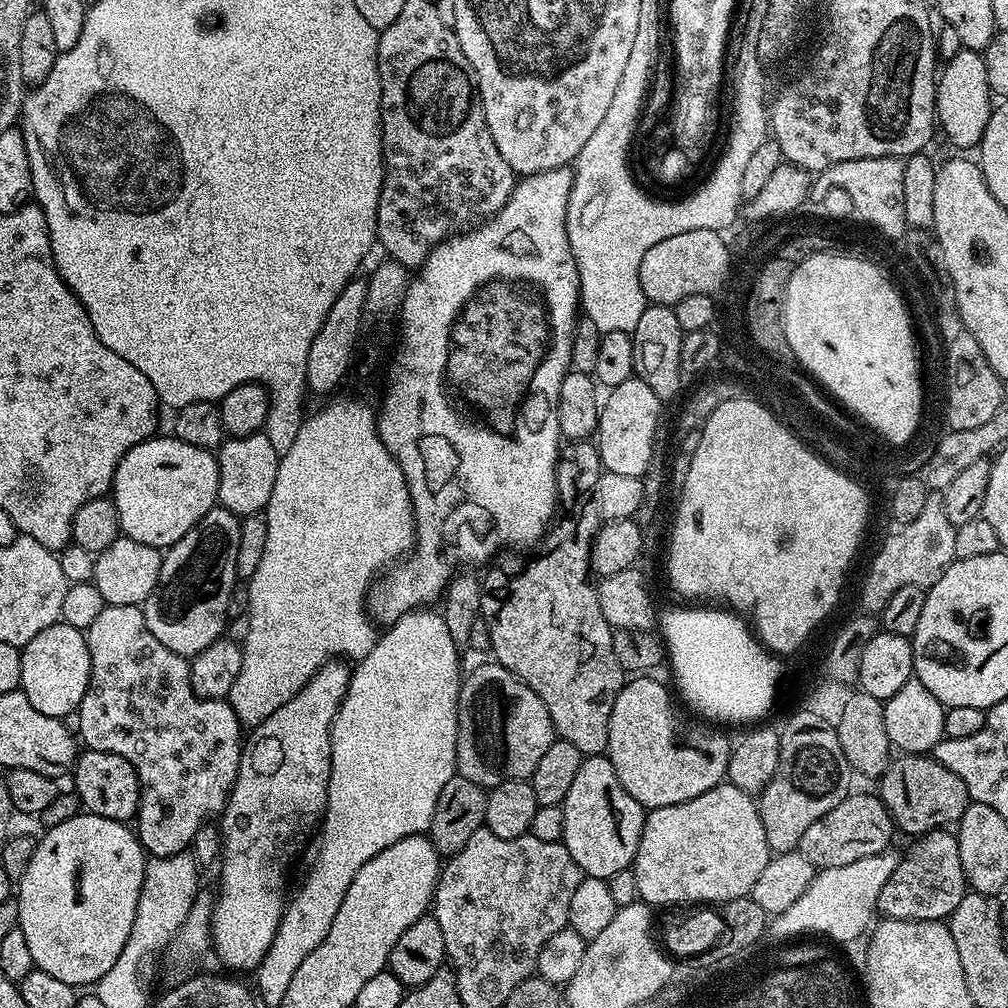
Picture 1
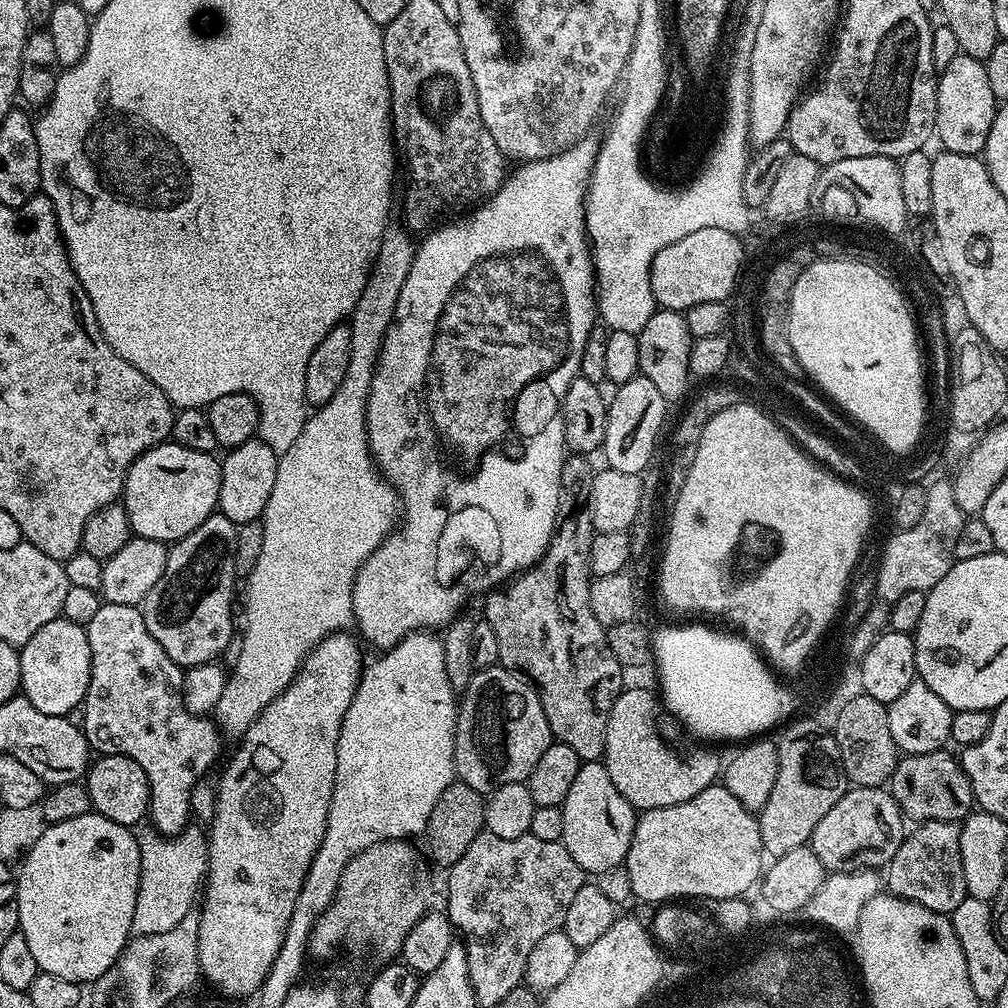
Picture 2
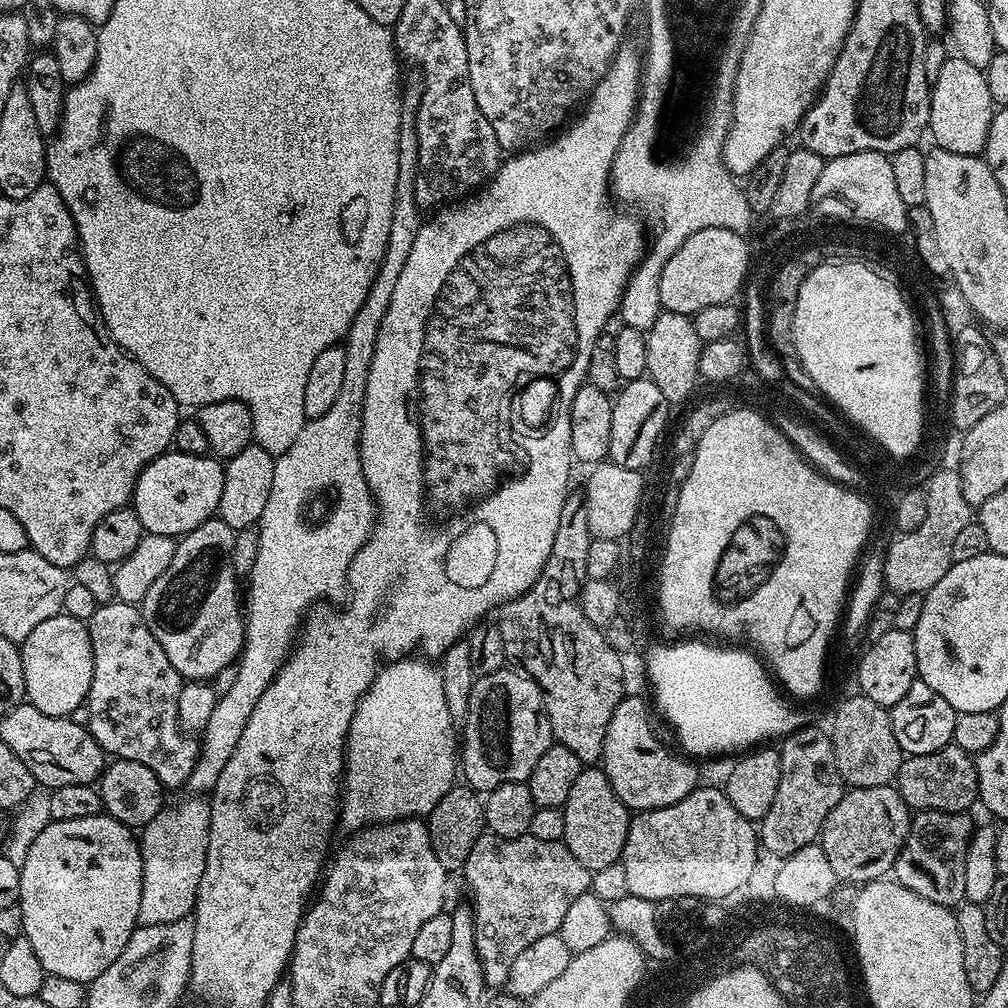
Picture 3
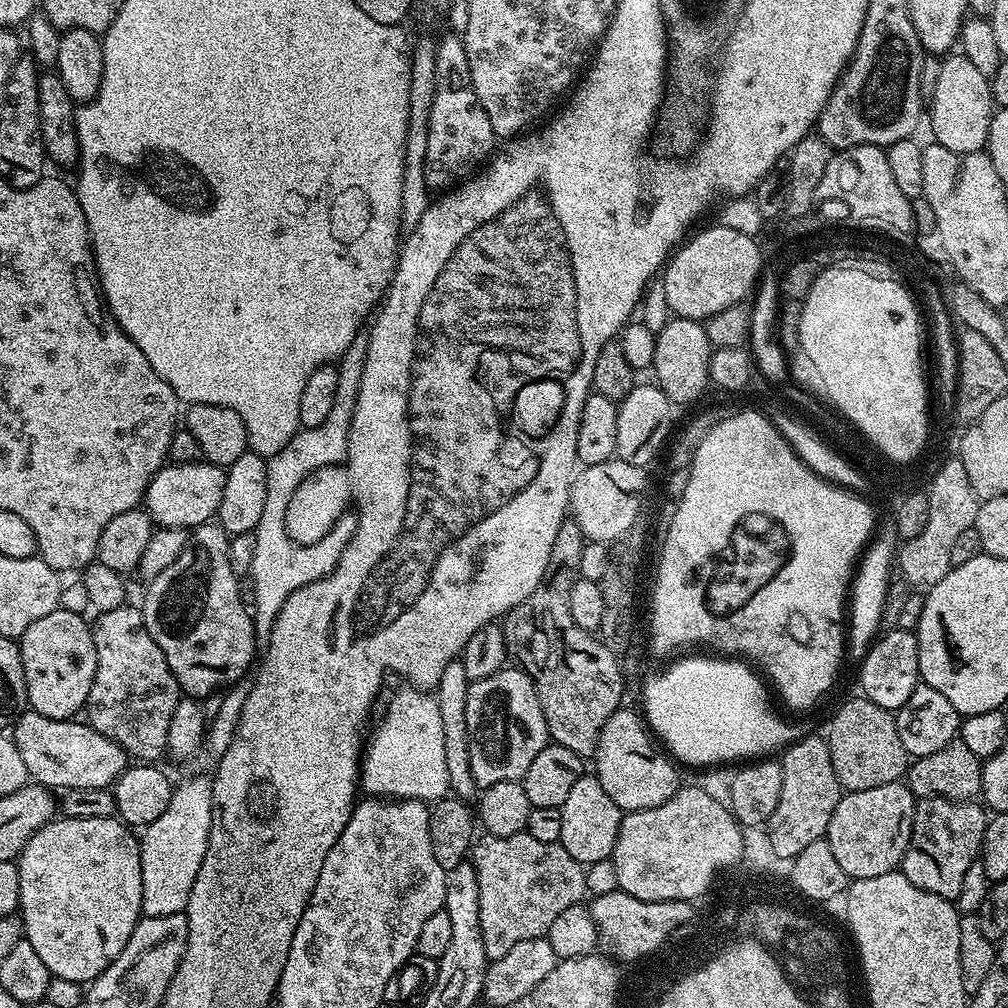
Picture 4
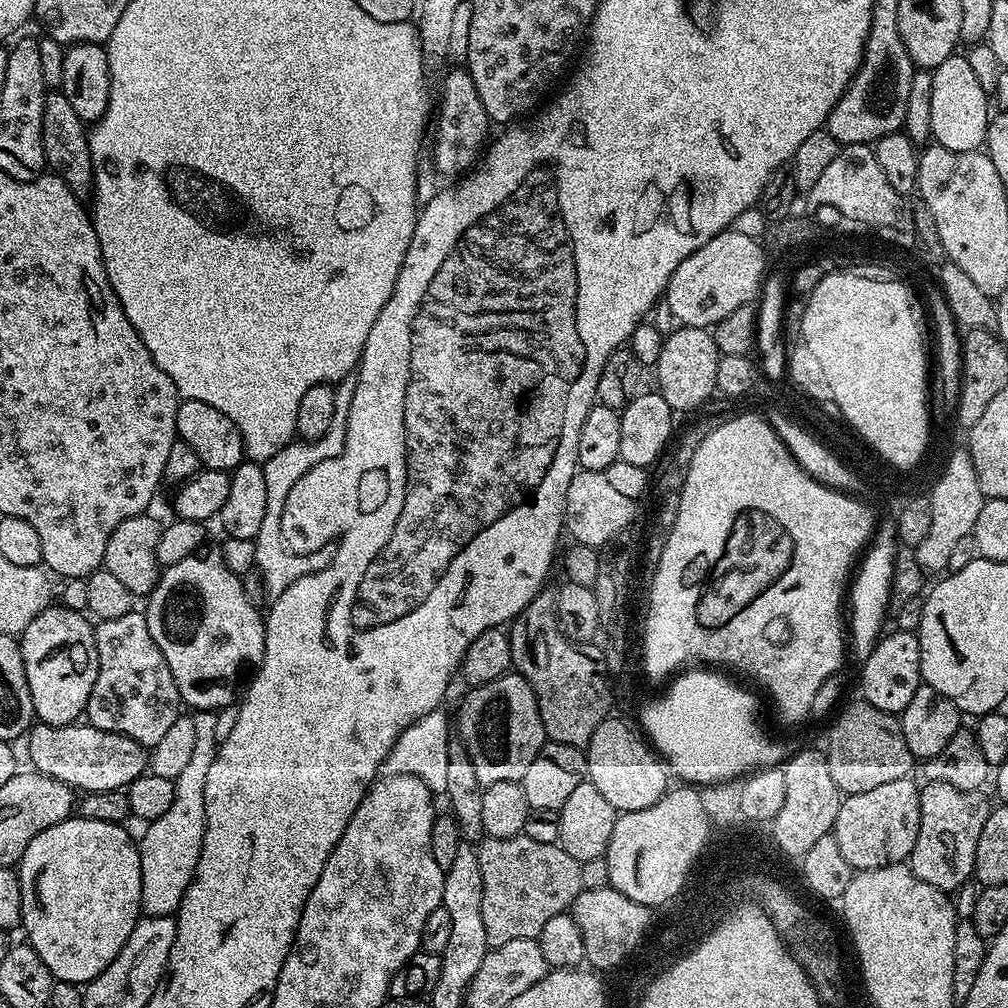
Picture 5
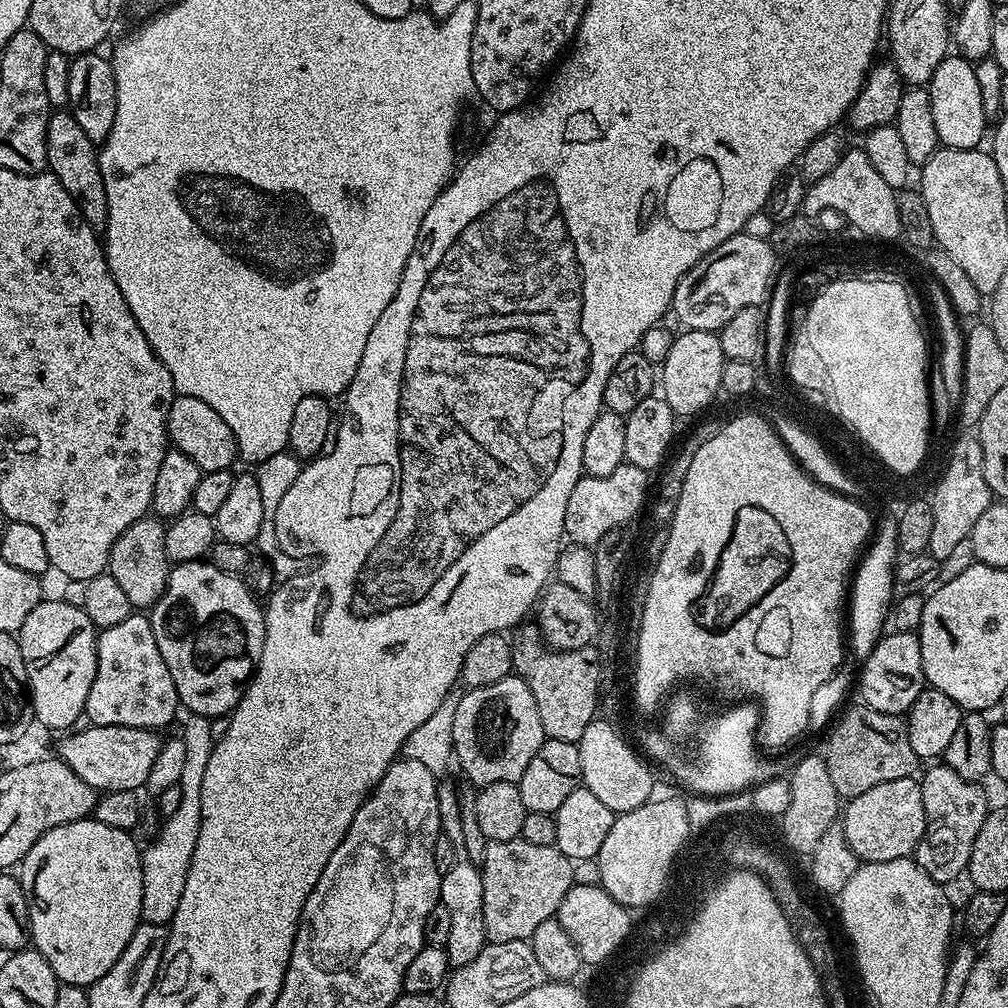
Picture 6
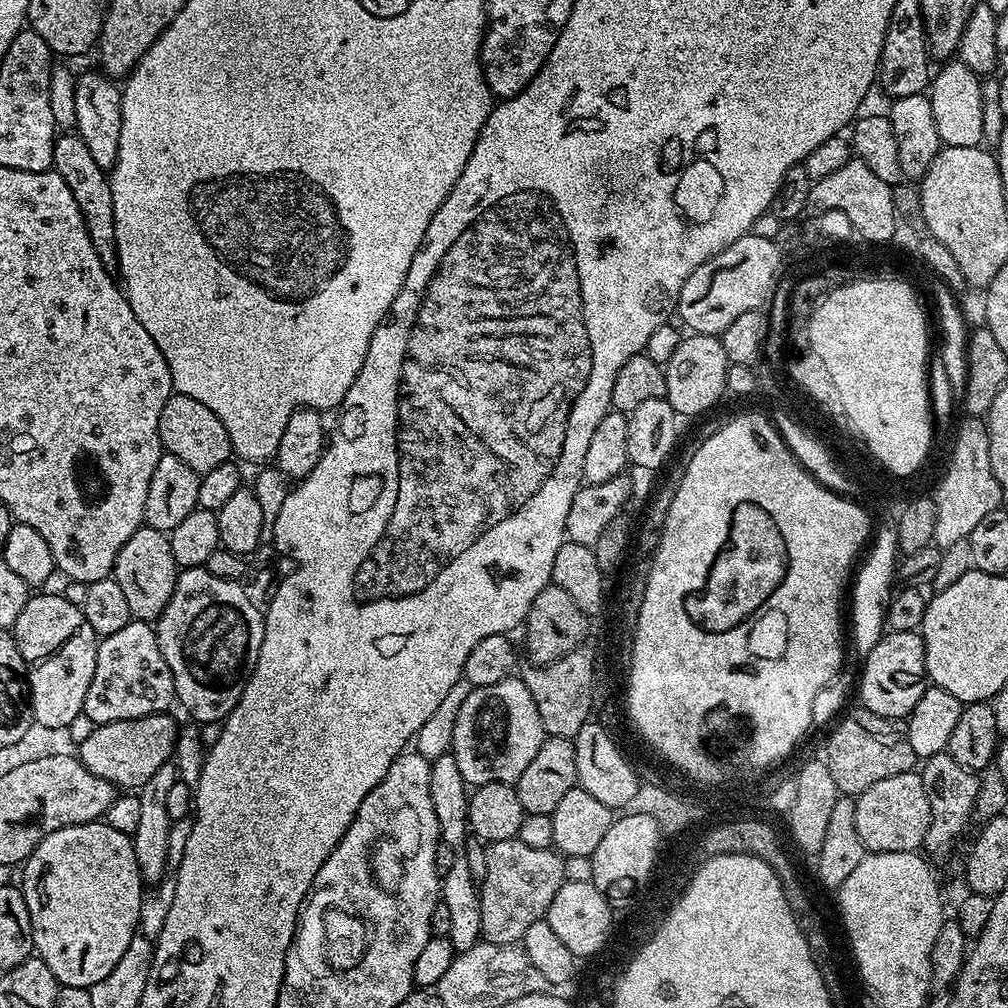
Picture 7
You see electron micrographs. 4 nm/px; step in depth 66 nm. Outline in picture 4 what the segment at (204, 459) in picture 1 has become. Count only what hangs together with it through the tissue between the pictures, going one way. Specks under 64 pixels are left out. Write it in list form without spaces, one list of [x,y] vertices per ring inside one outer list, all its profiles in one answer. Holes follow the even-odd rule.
[[[168,462],[154,474],[143,503],[153,521],[162,528],[194,529],[207,524],[220,511],[226,471],[207,462]]]

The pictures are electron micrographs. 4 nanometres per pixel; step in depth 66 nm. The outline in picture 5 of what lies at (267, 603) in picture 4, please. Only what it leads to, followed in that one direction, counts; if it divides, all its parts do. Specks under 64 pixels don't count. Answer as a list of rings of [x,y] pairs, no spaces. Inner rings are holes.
[[[349,374],[335,385],[336,397],[334,398],[334,418],[327,428],[326,434],[322,434],[317,440],[307,442],[293,442],[282,446],[274,458],[263,461],[262,467],[266,474],[266,515],[262,518],[262,526],[256,535],[256,567],[264,579],[264,590],[269,597],[275,598],[282,594],[298,578],[308,576],[312,572],[320,572],[332,561],[332,552],[321,550],[319,552],[292,552],[280,537],[280,519],[282,518],[282,506],[286,506],[286,498],[294,487],[294,482],[306,474],[318,462],[326,462],[326,458],[338,458],[342,454],[342,446],[346,442],[346,418],[350,410],[350,402],[354,398],[356,389],[355,375]]]

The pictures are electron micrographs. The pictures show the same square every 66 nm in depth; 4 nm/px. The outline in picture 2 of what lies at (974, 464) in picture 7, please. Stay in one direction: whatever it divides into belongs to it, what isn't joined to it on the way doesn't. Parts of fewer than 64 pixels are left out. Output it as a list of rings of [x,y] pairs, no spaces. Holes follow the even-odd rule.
[[[939,478],[929,487],[926,497],[926,511],[914,526],[893,531],[884,553],[880,556],[880,565],[874,573],[875,595],[881,601],[891,602],[910,594],[910,590],[927,593],[950,570],[954,563],[952,551],[954,542],[958,542],[958,530],[962,530],[966,517],[958,510],[954,499],[952,480]]]

